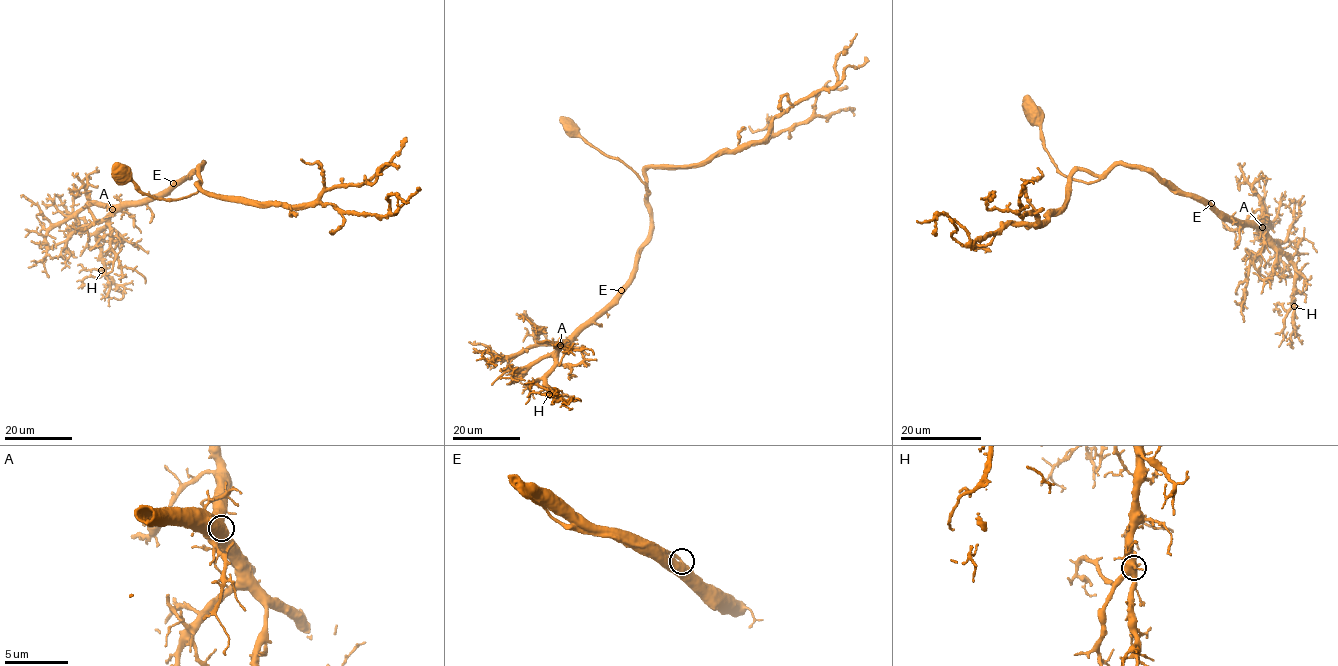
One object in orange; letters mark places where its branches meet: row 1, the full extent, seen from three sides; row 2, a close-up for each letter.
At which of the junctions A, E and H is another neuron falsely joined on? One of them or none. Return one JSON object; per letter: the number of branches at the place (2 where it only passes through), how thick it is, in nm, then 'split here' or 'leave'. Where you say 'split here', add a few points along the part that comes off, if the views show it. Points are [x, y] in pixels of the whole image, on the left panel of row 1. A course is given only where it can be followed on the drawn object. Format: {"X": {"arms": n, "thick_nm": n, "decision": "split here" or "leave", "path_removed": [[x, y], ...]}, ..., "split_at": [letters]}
{"A": {"arms": 1, "thick_nm": 850, "decision": "leave"}, "E": {"arms": 1, "thick_nm": 900, "decision": "leave"}, "H": {"arms": 2, "thick_nm": 550, "decision": "leave"}, "split_at": []}

